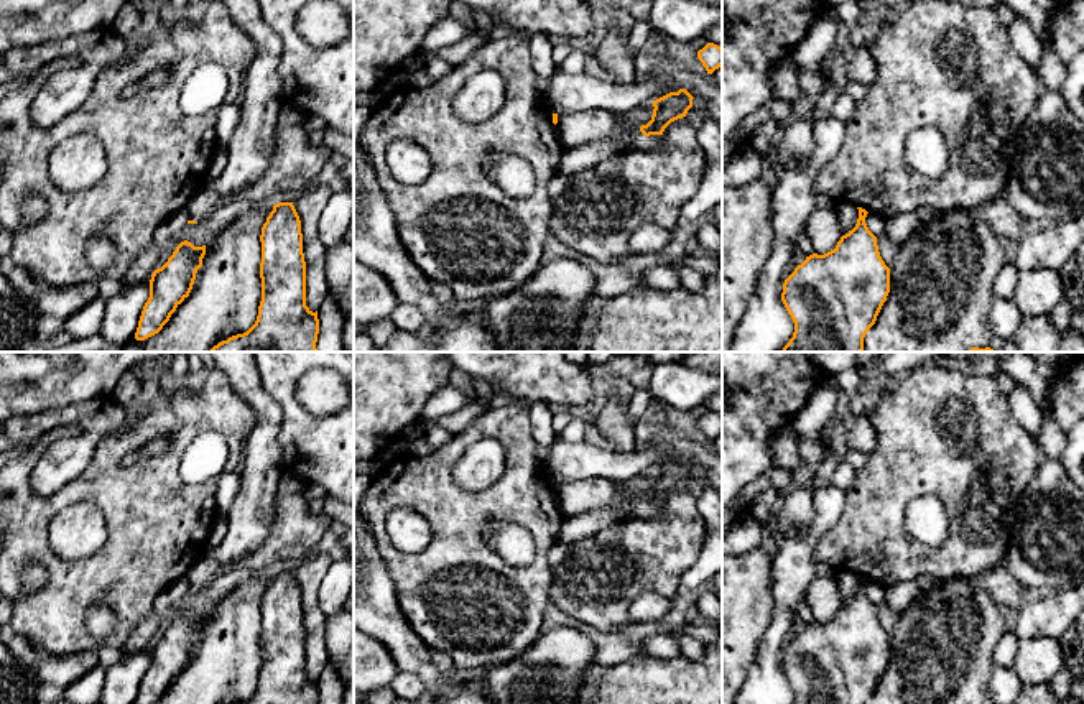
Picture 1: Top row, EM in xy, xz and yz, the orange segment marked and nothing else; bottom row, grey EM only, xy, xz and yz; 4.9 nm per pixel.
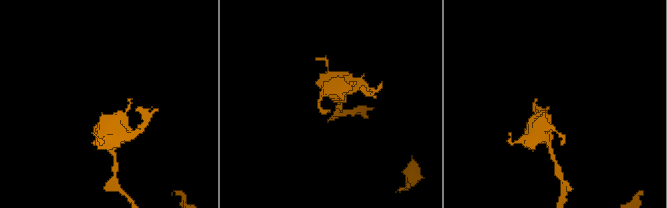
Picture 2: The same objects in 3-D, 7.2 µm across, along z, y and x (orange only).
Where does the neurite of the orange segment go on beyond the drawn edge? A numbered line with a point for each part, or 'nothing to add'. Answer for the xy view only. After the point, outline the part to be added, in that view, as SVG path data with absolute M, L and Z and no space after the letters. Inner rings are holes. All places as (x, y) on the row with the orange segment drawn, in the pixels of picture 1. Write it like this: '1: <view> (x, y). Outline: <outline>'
1: xy (254, 140). Outline: M219 0L232 21L255 44L255 58L243 74L242 118L227 143L227 164L220 176L207 179L189 201L189 220L207 220L214 211L232 202L266 169L276 148L276 120L283 107L278 66L281 36L263 20L258 0Z

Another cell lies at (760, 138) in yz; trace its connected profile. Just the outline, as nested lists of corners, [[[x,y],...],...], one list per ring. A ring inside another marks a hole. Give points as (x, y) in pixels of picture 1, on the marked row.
[[[768,120],[762,123],[748,138],[748,143],[753,146],[757,153],[763,158],[768,156],[770,143],[775,133],[783,127],[783,123],[776,120]]]

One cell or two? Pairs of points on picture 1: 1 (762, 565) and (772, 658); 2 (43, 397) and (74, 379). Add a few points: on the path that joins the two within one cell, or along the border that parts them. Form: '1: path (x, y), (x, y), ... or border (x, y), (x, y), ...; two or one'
1: border (772, 586), (773, 616), (754, 660); two
2: path (51, 392), (66, 387); one

